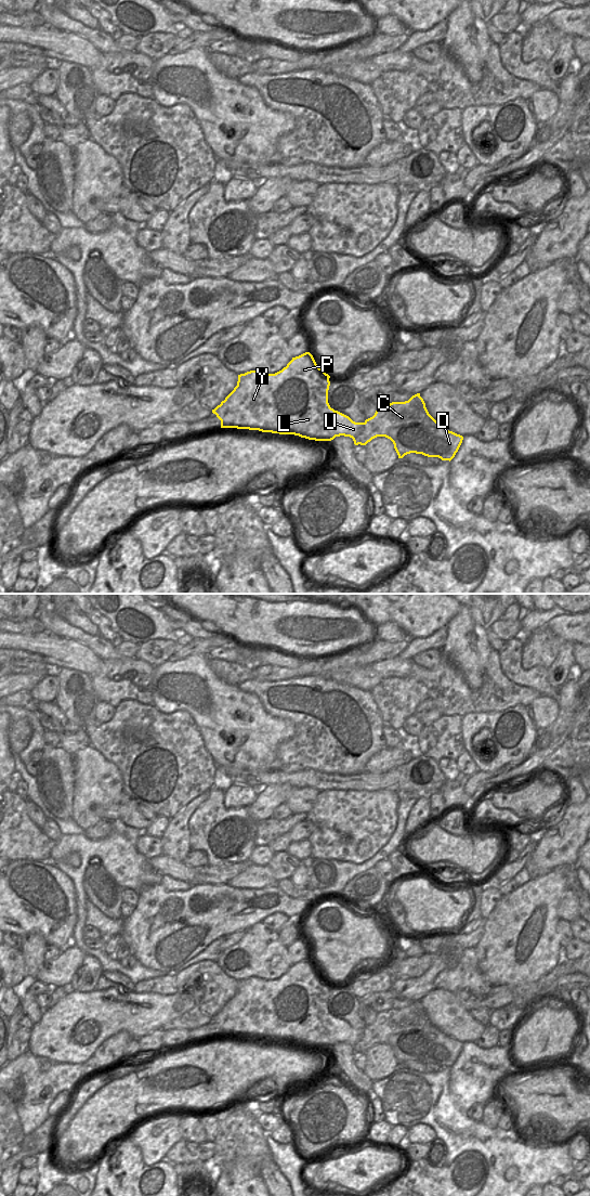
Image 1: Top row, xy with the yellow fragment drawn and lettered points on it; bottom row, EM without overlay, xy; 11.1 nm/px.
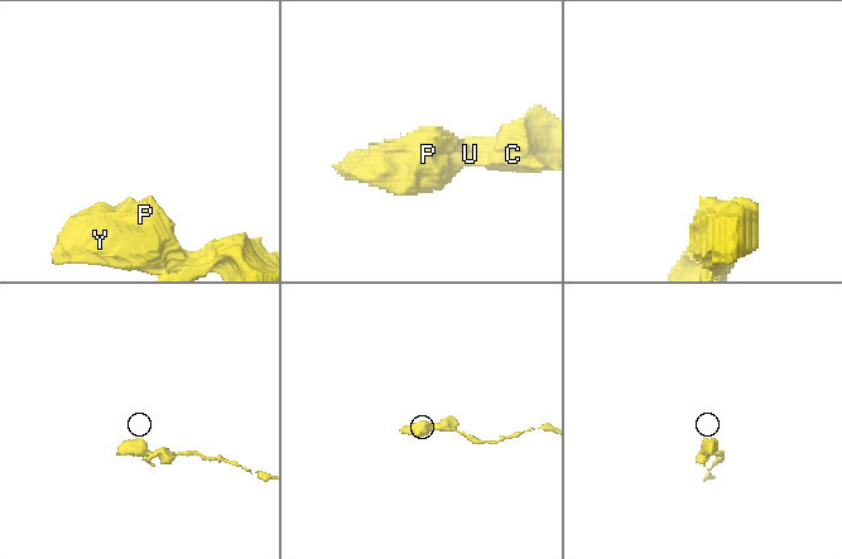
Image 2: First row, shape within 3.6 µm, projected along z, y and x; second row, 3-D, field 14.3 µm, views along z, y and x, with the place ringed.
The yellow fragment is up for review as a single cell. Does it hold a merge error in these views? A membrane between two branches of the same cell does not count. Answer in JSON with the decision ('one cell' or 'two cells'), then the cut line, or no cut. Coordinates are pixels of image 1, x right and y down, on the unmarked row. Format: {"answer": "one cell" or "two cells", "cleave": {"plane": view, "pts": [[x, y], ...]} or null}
{"answer": "two cells", "cleave": {"plane": "xy", "pts": [[364, 1029], [363, 1037], [353, 1045]]}}

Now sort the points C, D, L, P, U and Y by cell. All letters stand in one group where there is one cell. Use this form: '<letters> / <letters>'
C D / L P U Y

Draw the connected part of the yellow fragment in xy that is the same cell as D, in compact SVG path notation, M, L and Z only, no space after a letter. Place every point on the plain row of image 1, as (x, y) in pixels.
M420 1000L405 1009L377 1013L375 1022L365 1027L363 1038L353 1048L355 1052L366 1052L377 1043L390 1045L398 1065L416 1060L449 1068L463 1046L429 1020Z

